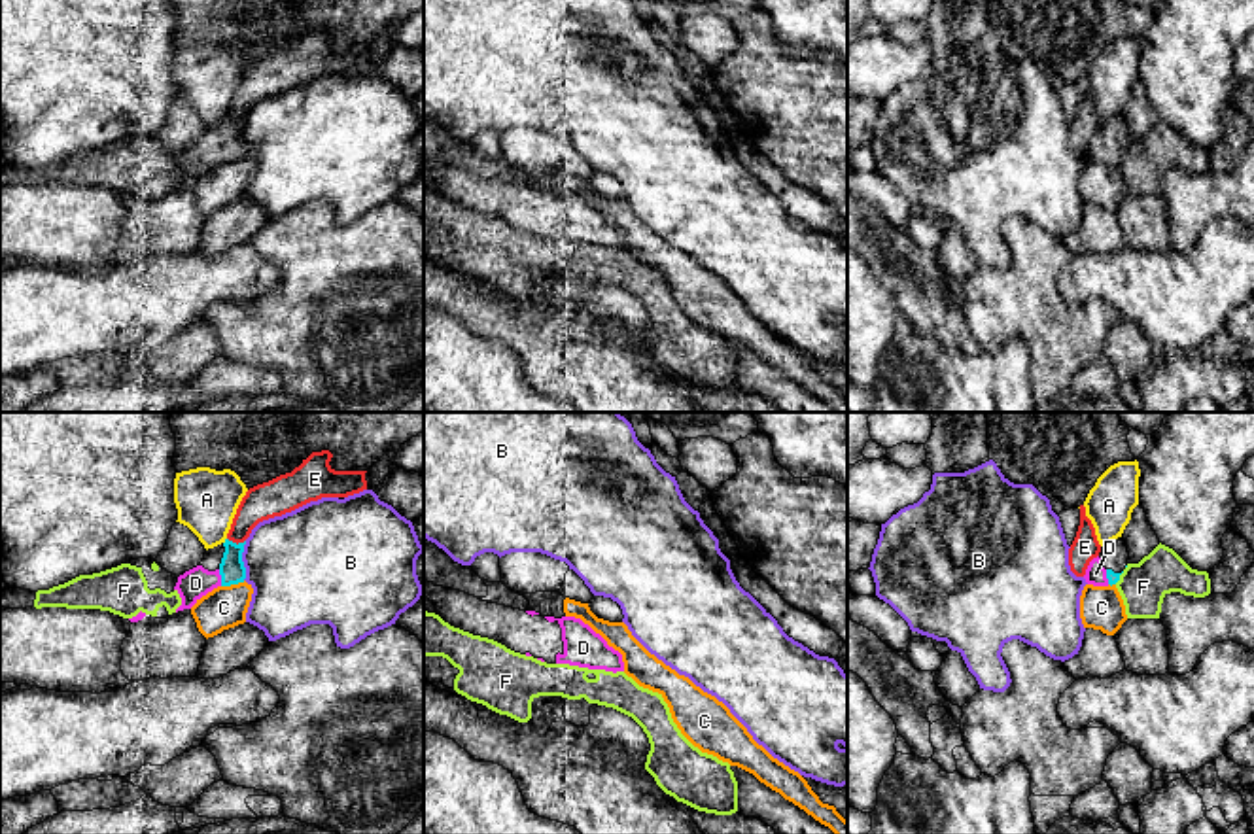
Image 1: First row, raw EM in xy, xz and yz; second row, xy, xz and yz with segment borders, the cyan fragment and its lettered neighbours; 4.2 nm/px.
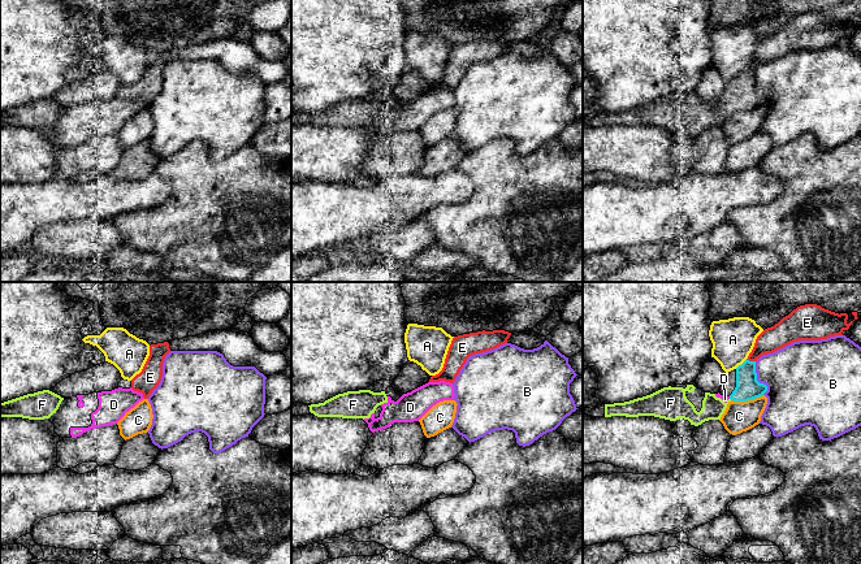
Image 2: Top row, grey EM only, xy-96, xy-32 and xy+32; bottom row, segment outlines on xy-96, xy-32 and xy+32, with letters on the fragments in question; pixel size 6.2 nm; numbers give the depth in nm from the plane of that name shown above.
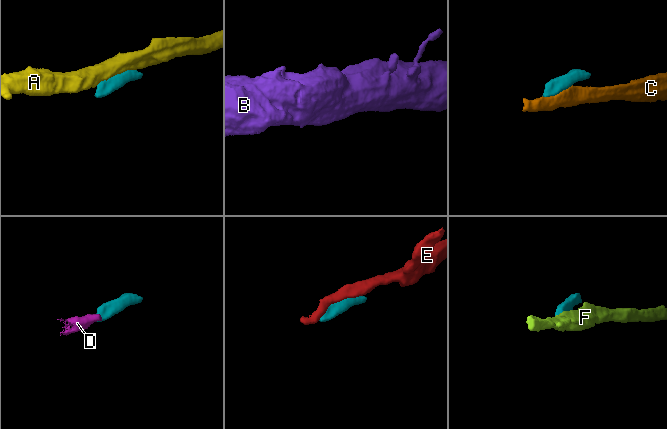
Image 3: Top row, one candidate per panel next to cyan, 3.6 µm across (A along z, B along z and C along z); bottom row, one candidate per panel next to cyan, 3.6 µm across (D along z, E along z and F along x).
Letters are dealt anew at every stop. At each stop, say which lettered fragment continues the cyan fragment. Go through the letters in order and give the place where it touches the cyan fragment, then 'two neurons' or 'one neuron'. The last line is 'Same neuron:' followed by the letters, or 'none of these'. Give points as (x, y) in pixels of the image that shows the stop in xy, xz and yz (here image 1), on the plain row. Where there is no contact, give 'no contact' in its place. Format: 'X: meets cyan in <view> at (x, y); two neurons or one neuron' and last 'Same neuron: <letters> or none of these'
A: meets cyan in xy at (226, 118); two neurons
B: meets cyan in xy at (241, 137); two neurons
C: meets cyan in xy at (233, 159); two neurons
D: meets cyan in xy at (222, 154); one neuron
E: meets cyan in xy at (235, 120); two neurons
F: meets cyan in yz at (1118, 154); two neurons
Same neuron: D

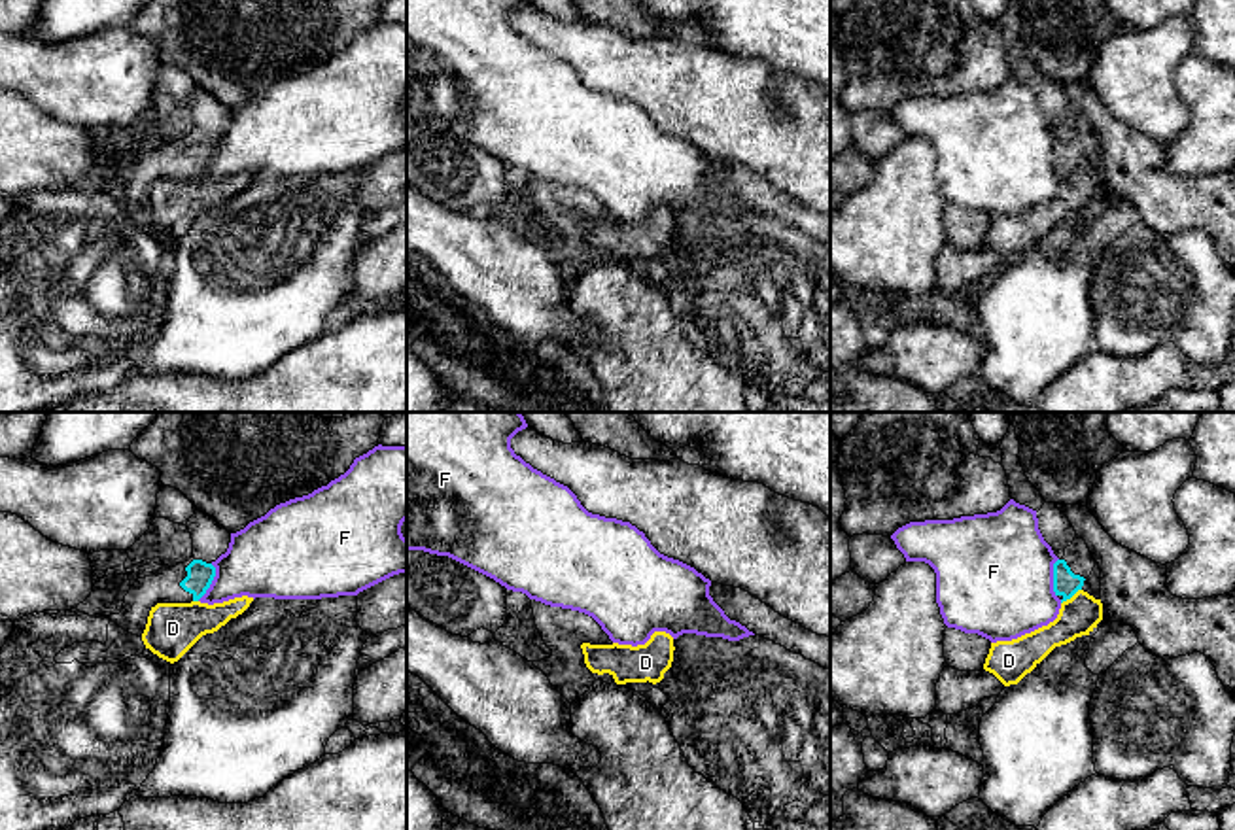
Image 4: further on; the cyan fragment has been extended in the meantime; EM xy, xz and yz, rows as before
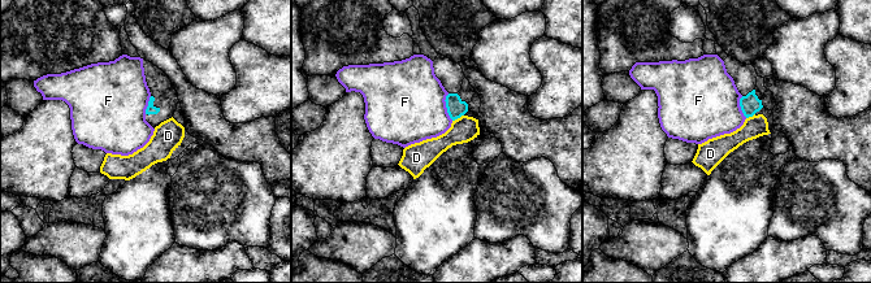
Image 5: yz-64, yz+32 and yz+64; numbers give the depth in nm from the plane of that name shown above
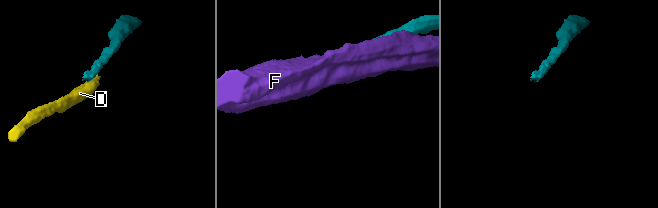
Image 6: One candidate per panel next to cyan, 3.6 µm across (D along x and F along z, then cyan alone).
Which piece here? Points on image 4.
D: meets cyan in yz at (1071, 172); two neurons
F: meets cyan in xy at (210, 159); two neurons
Same neuron: none of these

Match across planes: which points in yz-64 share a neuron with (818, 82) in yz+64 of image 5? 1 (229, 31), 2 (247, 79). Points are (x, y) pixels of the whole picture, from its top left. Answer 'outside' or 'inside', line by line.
1: inside
2: outside

